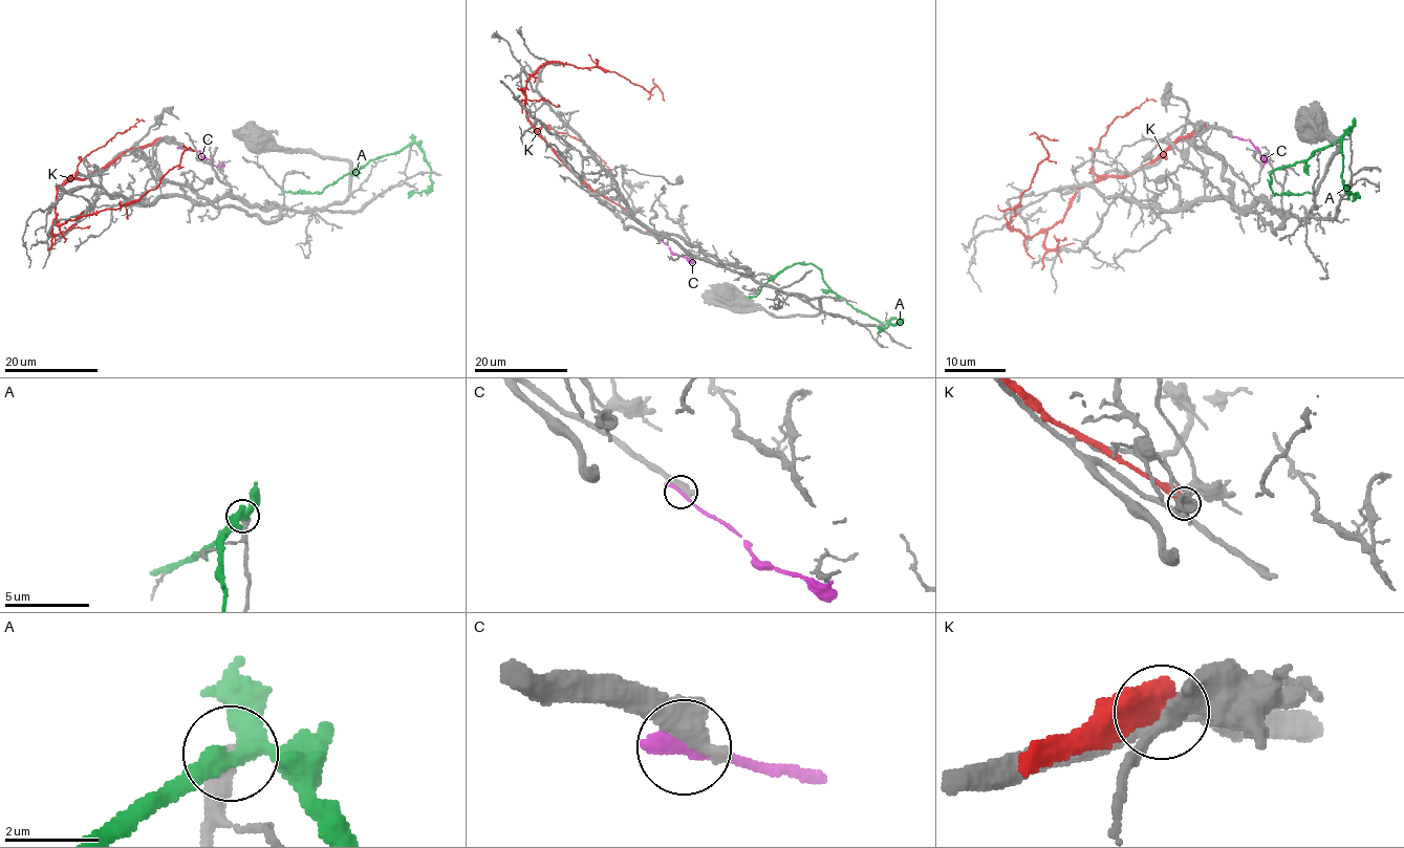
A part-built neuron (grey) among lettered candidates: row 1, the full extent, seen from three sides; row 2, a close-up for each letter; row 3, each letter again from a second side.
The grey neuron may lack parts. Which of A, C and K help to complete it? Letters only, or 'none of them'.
none of them

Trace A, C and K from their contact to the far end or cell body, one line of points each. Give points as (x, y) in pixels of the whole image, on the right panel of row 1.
A: (1348, 130), (1335, 144), (1314, 151), (1304, 160), (1280, 167), (1271, 174), (1274, 194), (1312, 193), (1314, 185)
C: (1231, 136), (1247, 139), (1265, 161), (1264, 167)
K: (1205, 127), (1127, 174), (1086, 183), (1053, 227), (1027, 237), (1008, 223), (1048, 156), (1040, 137), (1058, 140)

